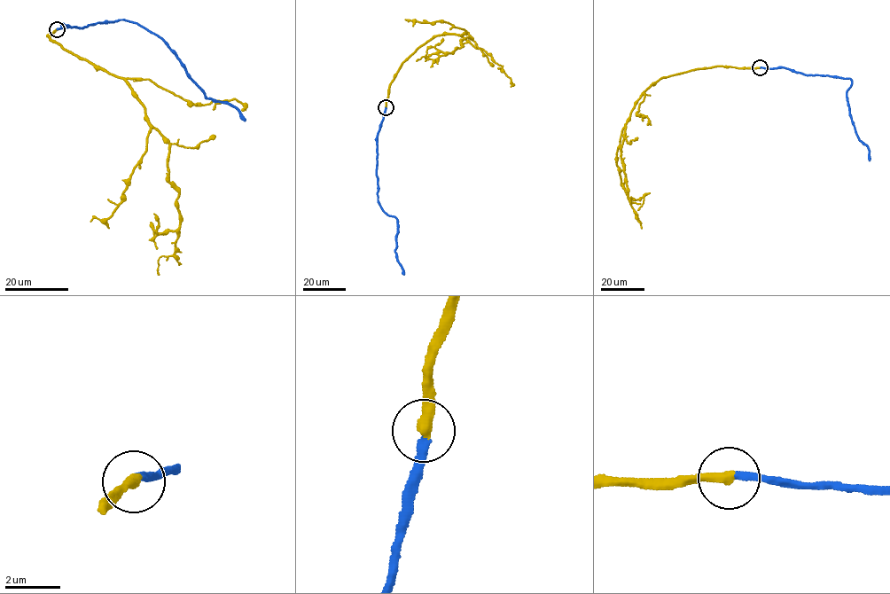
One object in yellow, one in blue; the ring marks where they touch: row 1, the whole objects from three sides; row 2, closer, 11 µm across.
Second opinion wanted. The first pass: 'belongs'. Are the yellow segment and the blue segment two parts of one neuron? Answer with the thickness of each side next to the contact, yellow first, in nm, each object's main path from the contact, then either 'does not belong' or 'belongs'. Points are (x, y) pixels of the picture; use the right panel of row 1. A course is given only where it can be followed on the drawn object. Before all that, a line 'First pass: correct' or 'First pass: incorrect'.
First pass: correct
420/260 nm | yellow via (760, 67), (696, 68), (665, 76), (644, 91), (626, 123), (620, 149), (628, 197), (642, 228) | blue via (760, 67), (849, 78), (851, 84), (847, 95), (851, 121), (860, 140), (867, 146), (870, 160) | belongs

